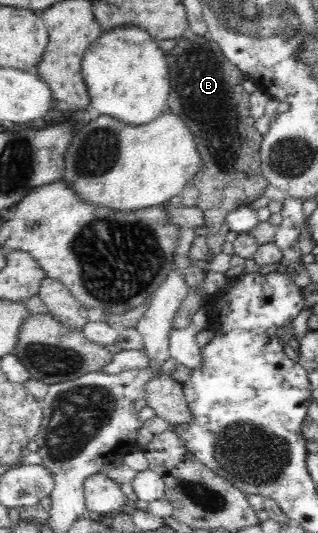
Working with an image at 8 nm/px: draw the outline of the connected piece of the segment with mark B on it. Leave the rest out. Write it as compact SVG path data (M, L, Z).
M188 32L173 49L166 51L165 61L170 81L168 109L181 115L191 130L200 155L199 171L187 184L199 190L194 206L204 211L204 224L209 230L206 238L211 250L207 261L210 262L222 252L222 245L230 232L227 215L265 193L268 183L261 171L262 134L249 113L250 95L243 87L247 75L226 59L214 41Z

